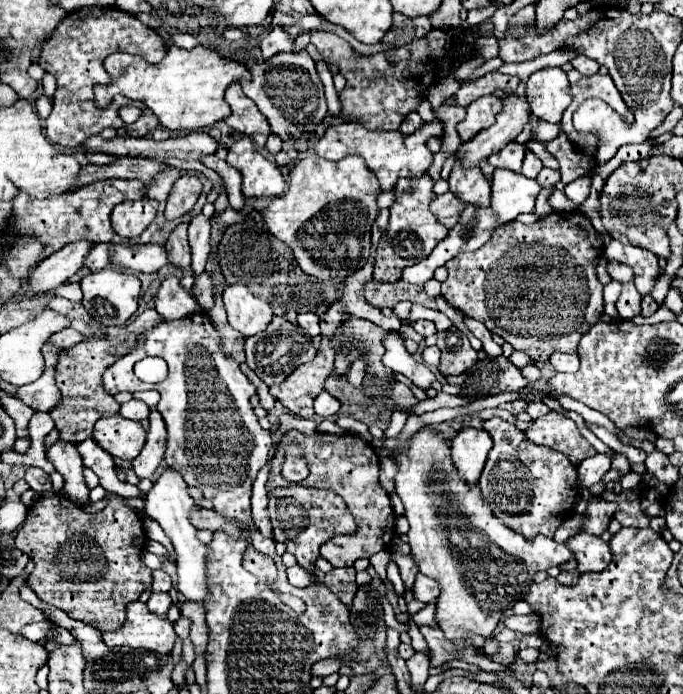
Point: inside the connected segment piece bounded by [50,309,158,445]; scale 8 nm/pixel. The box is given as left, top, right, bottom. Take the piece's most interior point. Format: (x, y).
(79, 373)

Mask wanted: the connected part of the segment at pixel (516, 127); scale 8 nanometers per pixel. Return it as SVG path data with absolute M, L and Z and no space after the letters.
M506 95L504 109L498 113L496 123L488 129L482 129L472 141L466 141L456 151L456 159L464 165L464 169L478 167L482 159L488 159L492 153L508 145L516 139L516 135L524 129L528 123L530 103L526 99L520 99L518 95Z

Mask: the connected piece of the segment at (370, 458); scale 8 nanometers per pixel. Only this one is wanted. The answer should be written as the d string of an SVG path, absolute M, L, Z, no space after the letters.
M314 433L304 435L298 439L304 447L304 459L310 467L310 475L304 481L306 487L316 489L332 489L336 491L352 511L358 523L356 535L338 535L326 541L320 547L320 557L326 559L332 567L352 567L356 559L372 557L382 549L390 549L392 539L396 535L396 515L392 511L392 503L388 493L378 483L378 453L372 449L370 443L362 441L358 435L328 435L328 433Z

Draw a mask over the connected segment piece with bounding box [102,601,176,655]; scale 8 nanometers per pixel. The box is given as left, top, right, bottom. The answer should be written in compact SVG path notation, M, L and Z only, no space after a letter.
M140 601L128 605L126 621L118 631L104 633L102 637L108 647L144 647L164 655L172 651L176 641L174 623L166 617L156 617Z

